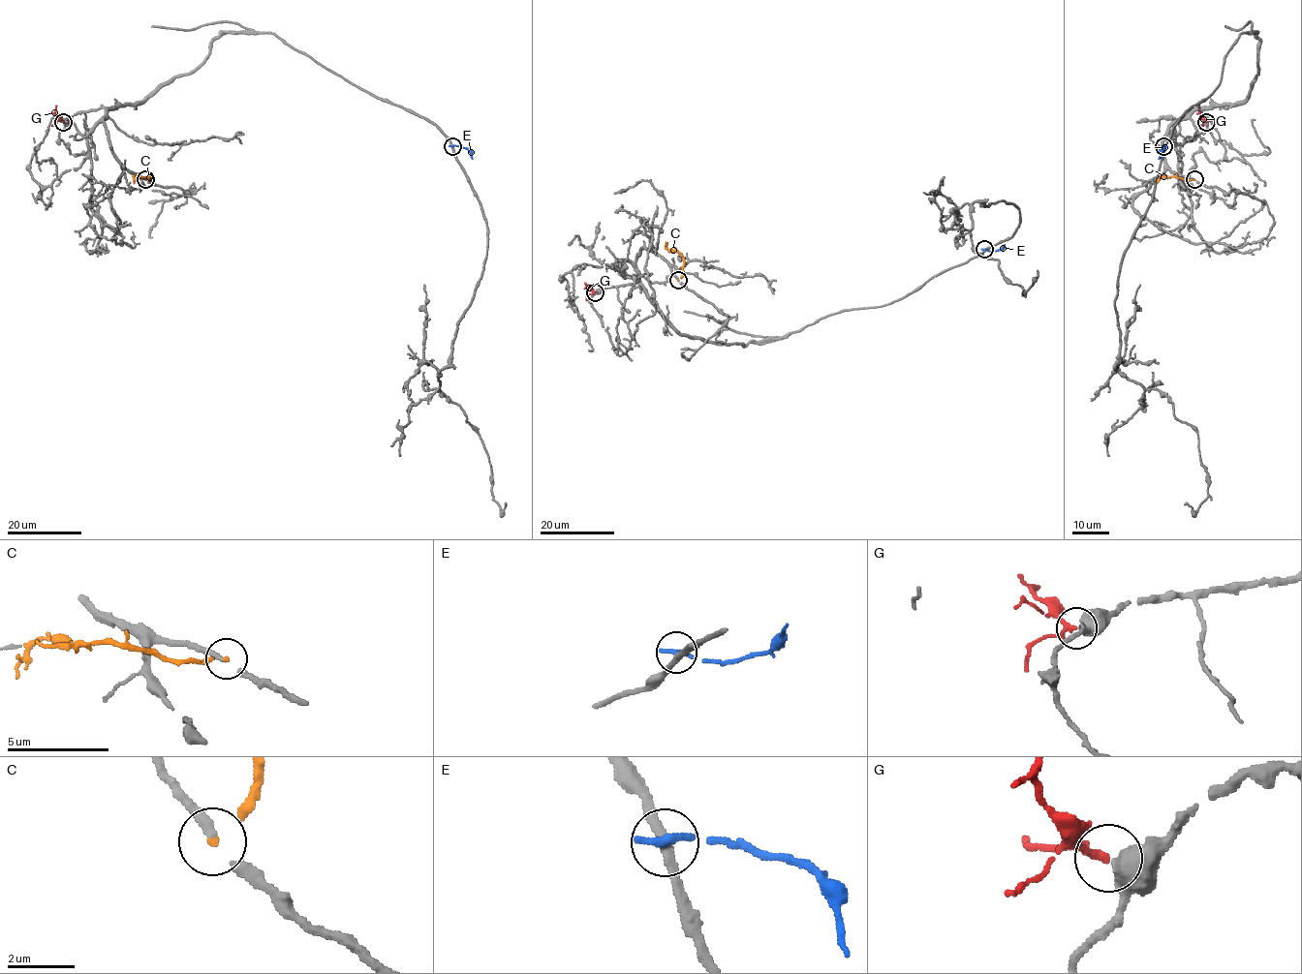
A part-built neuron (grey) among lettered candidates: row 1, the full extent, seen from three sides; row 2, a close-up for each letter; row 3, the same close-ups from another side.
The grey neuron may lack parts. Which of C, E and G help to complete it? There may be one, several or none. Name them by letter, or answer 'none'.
G

